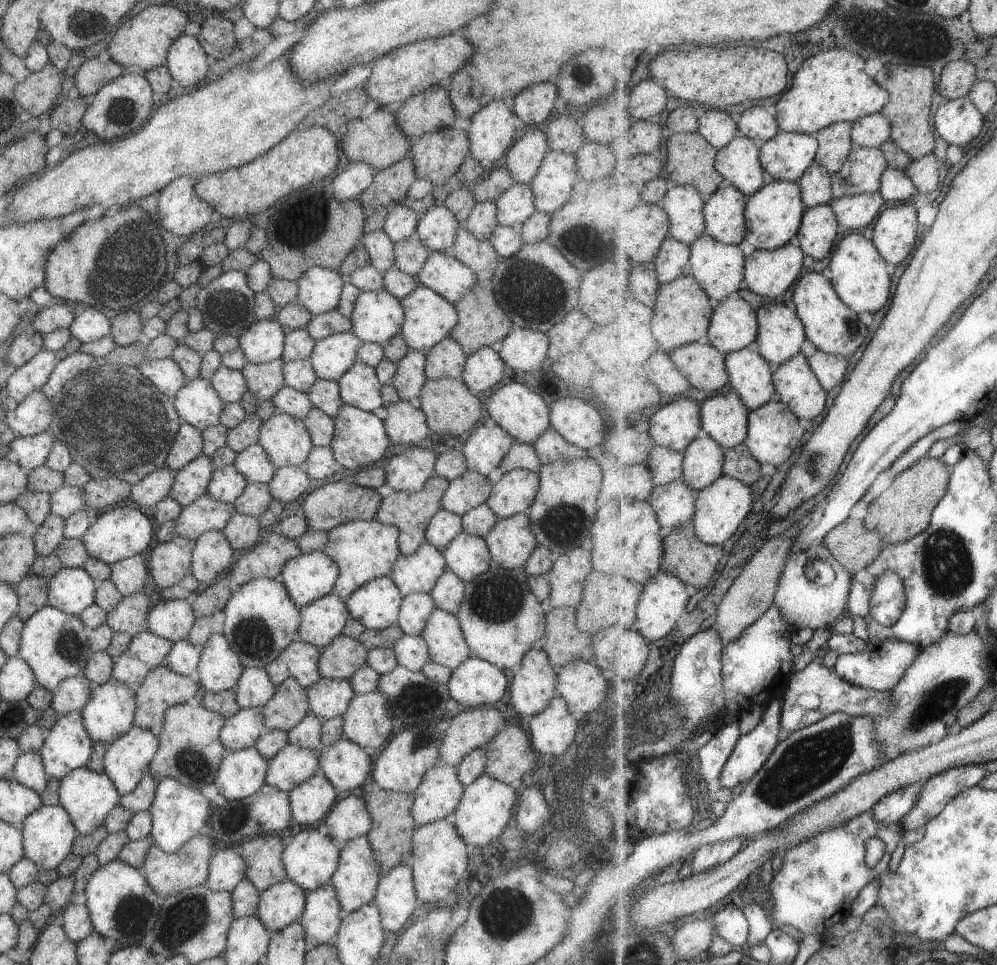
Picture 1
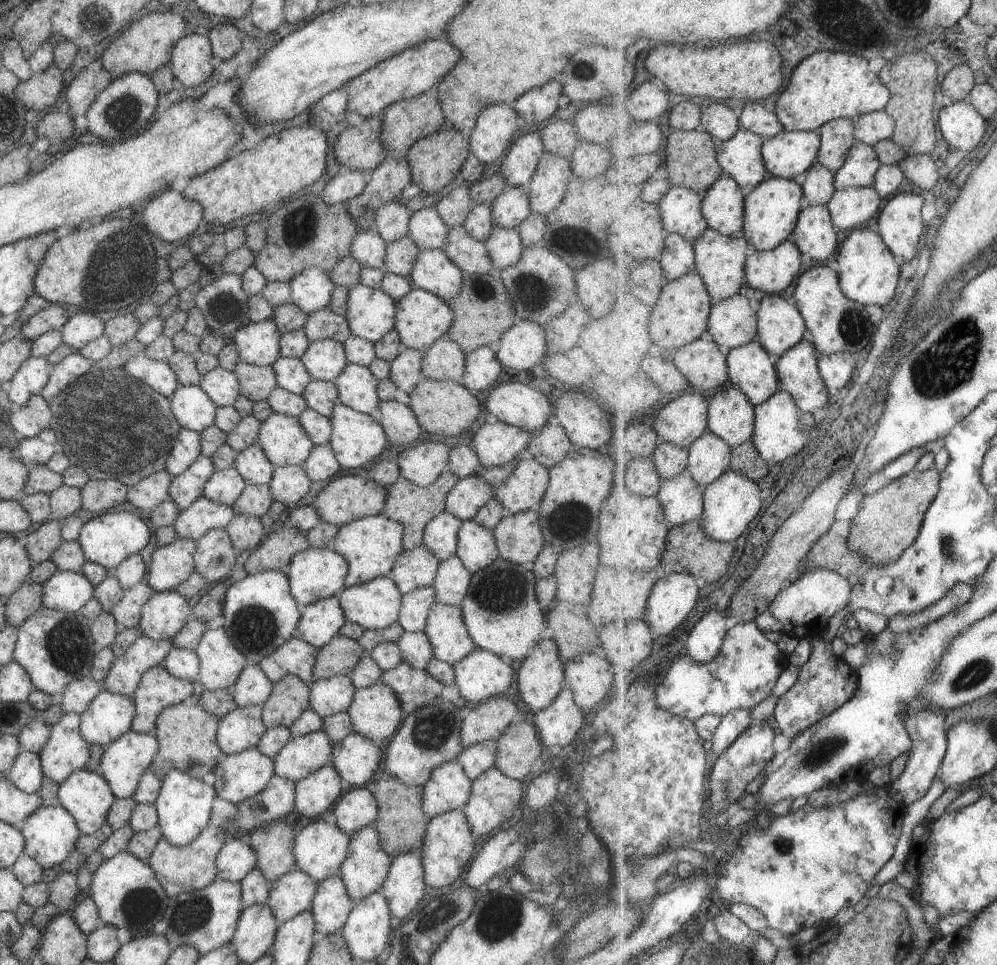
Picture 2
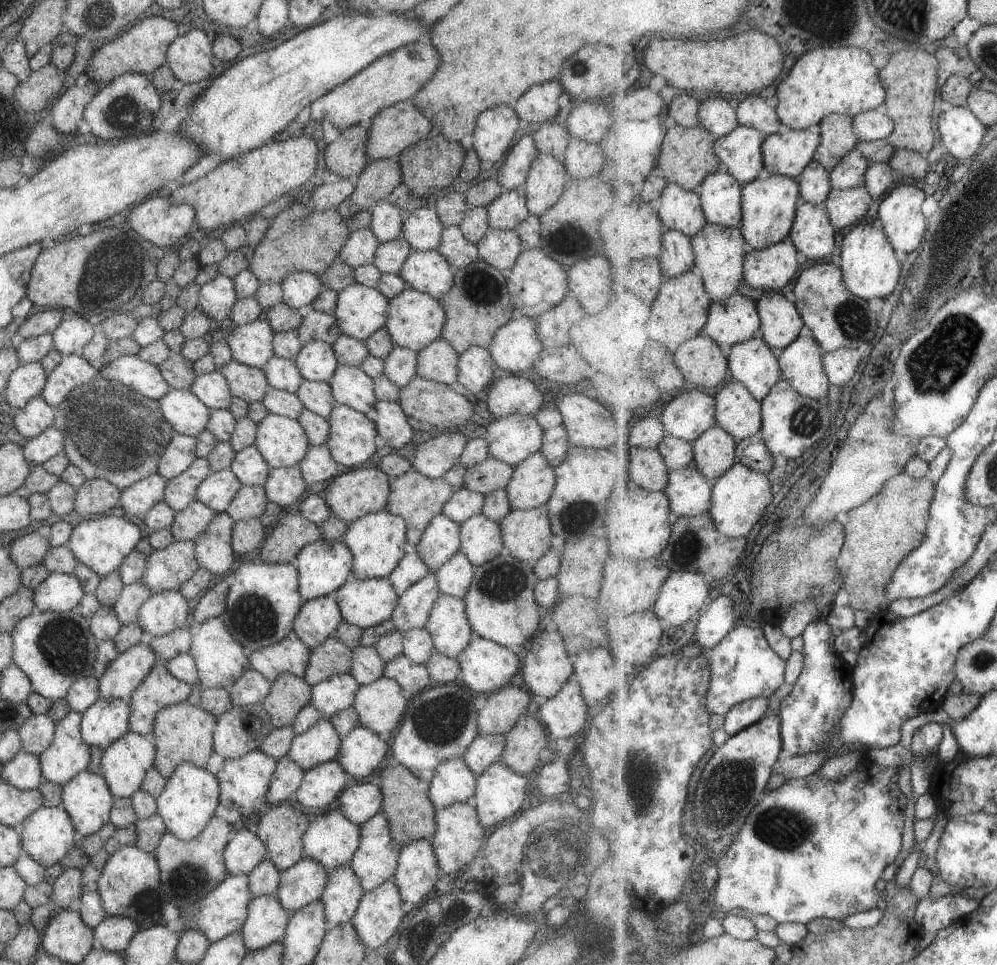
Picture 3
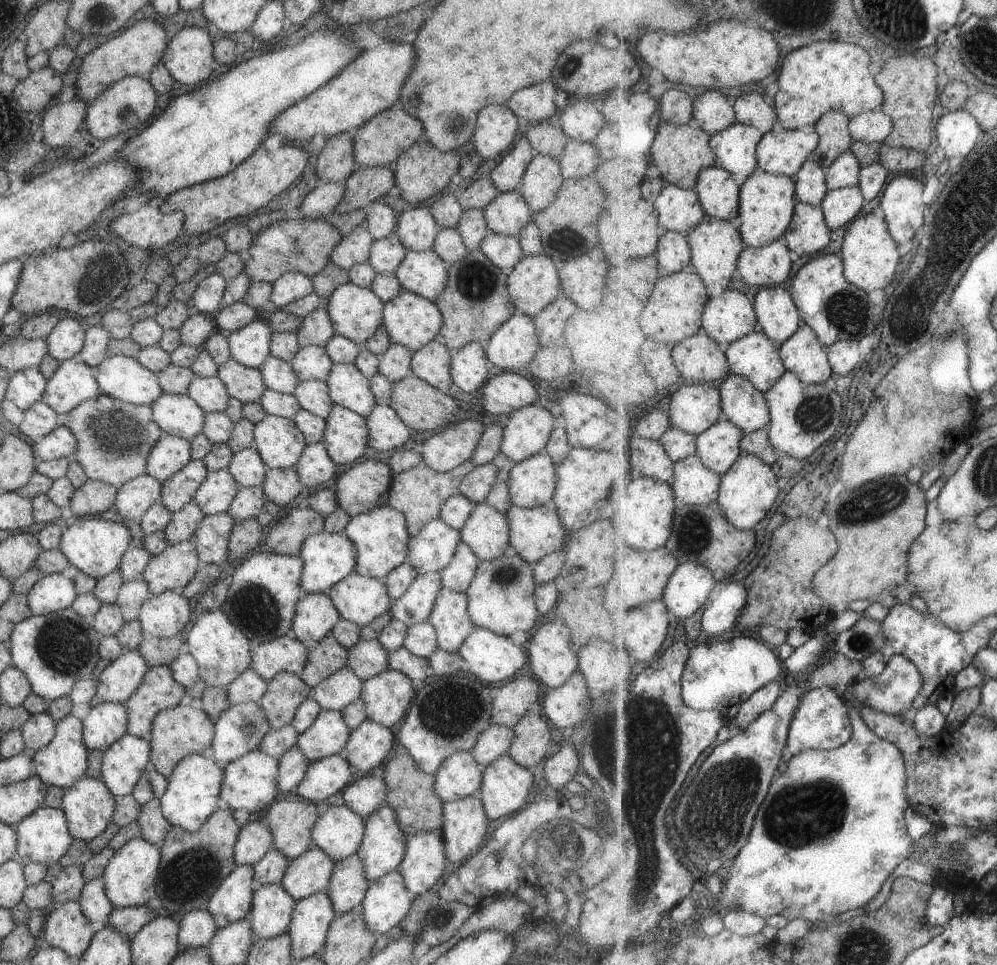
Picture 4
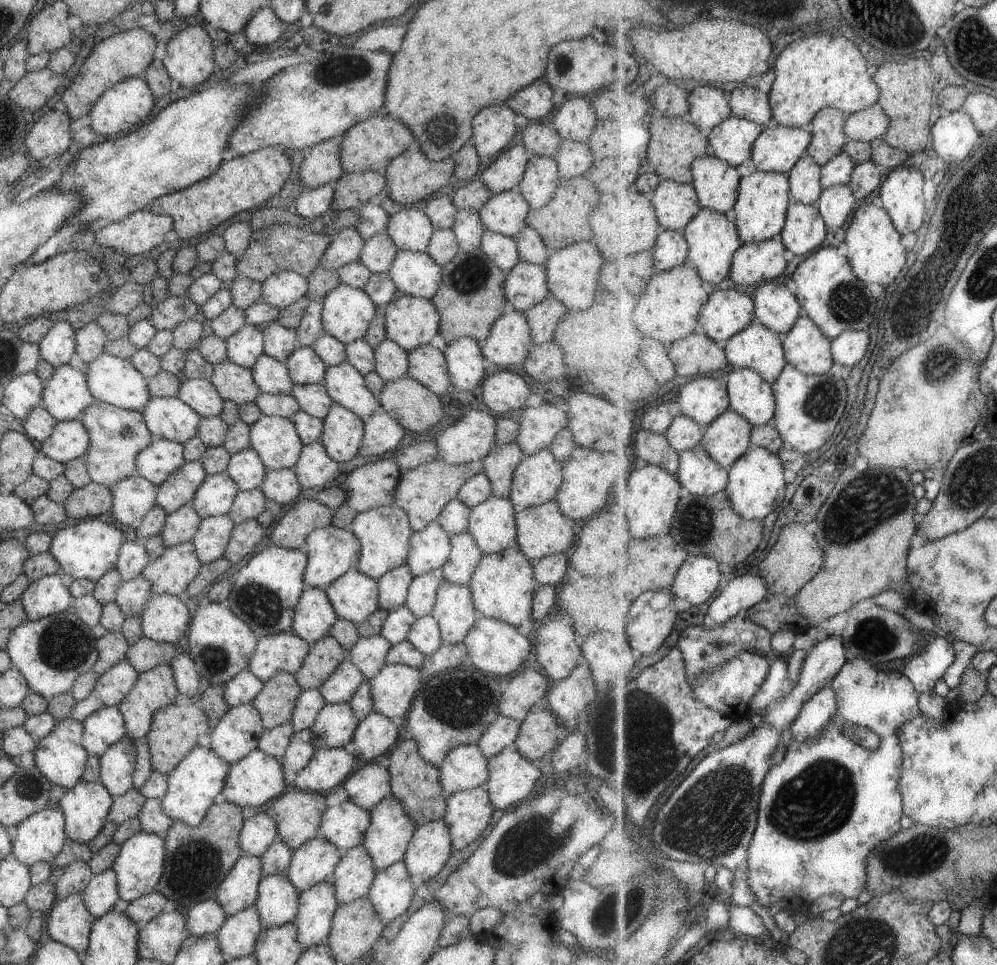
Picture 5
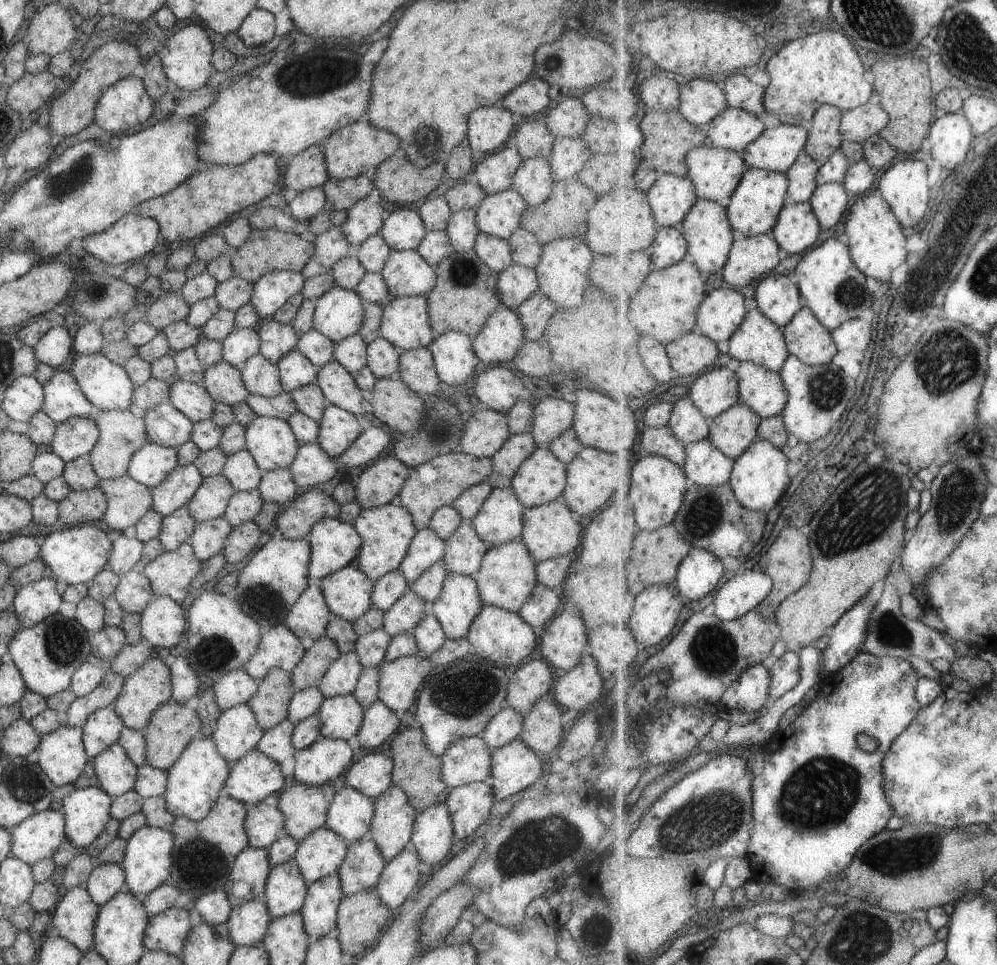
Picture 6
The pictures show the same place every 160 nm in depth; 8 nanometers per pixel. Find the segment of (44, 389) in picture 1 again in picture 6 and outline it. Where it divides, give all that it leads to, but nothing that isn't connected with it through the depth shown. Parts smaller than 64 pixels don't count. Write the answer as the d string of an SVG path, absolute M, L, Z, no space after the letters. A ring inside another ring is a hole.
M55 371L55 374L42 384L42 401L40 409L55 424L69 417L90 416L95 411L69 371Z

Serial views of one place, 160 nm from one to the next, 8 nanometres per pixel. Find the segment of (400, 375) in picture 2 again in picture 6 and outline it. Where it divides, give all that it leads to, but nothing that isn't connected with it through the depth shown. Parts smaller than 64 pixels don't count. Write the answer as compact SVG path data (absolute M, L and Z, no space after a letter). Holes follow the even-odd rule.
M377 337L366 344L366 367L376 379L394 376L397 374L400 353L400 349Z

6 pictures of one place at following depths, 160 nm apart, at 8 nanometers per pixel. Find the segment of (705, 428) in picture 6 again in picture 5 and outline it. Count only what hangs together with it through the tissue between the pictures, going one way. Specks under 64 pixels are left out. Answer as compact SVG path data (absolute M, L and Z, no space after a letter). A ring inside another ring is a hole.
M680 412L679 415L674 417L666 435L670 445L679 453L682 453L701 446L705 436L704 432L704 426L694 418Z

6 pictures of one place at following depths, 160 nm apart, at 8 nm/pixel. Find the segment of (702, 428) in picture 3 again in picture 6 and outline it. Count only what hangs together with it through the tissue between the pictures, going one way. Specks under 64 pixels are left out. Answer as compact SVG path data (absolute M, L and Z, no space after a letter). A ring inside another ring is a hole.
M735 364L714 368L695 379L689 397L709 420L740 402L740 384Z

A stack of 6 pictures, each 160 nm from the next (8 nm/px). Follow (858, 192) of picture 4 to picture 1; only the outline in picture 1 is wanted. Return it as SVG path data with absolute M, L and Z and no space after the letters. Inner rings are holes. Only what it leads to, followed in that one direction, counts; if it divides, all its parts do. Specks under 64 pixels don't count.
M879 191L842 196L834 199L831 206L841 226L849 228L849 231L869 226L886 208Z

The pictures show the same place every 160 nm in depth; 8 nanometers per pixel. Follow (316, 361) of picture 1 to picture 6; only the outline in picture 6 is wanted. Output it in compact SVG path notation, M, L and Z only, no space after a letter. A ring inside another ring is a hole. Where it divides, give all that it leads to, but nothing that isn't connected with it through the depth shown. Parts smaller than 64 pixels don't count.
M295 349L282 356L276 362L276 367L281 388L286 393L306 384L313 383L315 373L318 371L318 367L311 364L307 357Z

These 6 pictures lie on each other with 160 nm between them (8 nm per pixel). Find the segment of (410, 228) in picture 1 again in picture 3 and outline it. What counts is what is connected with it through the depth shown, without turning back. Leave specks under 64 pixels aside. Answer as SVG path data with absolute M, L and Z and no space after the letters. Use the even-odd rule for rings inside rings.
M390 199L378 200L370 209L368 226L379 243L384 243L400 236L402 227L399 208Z

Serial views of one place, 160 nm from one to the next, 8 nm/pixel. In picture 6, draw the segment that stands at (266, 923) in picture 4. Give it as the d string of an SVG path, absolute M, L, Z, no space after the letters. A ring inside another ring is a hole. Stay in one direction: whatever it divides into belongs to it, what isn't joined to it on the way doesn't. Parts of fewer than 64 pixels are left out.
M292 859L271 867L261 894L267 914L274 919L298 912L307 887Z

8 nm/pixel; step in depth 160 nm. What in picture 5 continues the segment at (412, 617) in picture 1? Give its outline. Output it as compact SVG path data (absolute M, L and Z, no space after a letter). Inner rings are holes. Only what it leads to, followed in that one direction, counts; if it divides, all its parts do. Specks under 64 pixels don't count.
M435 567L413 577L403 601L406 610L416 617L429 615L436 597L437 587L442 580L441 567Z

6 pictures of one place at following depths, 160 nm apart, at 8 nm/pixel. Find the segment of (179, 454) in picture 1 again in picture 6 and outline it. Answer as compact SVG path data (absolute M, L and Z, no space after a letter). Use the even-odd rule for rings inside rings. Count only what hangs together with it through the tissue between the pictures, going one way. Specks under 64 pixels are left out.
M146 442L129 459L125 475L147 488L156 487L176 467L177 449Z

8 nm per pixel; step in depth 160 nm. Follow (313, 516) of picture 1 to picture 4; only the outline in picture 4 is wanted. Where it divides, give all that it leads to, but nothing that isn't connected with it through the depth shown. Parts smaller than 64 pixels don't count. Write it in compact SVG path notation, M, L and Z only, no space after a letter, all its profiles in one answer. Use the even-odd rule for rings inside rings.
M372 459L343 467L338 471L334 480L335 488L332 491L334 492L336 506L350 517L388 504L386 496L392 476L389 467L383 462Z

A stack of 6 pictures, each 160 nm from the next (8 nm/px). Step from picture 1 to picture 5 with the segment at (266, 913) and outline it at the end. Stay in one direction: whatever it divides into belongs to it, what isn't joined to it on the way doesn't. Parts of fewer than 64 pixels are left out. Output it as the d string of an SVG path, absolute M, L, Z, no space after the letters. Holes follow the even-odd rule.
M319 837L306 840L292 851L289 864L283 873L299 892L327 879L342 853L334 844Z

